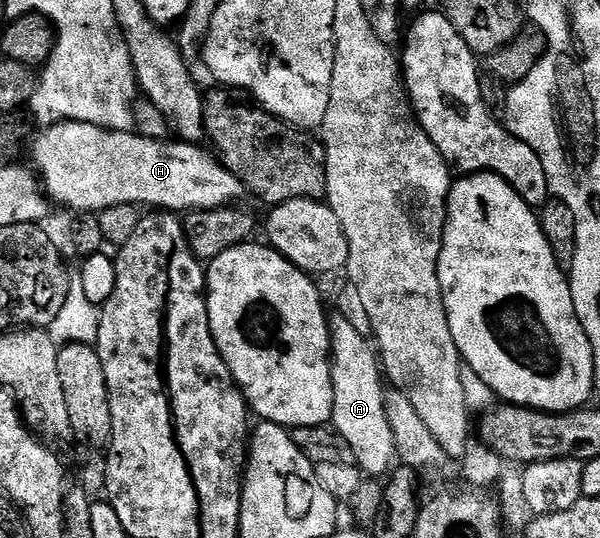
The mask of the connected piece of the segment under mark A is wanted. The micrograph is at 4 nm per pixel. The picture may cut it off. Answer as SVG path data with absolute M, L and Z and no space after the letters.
M338 312L329 317L328 331L334 384L334 412L330 425L340 433L342 440L346 440L346 444L350 444L350 448L354 448L356 465L365 475L387 475L397 457L394 432L390 432L390 420L386 420L386 379L377 347Z

